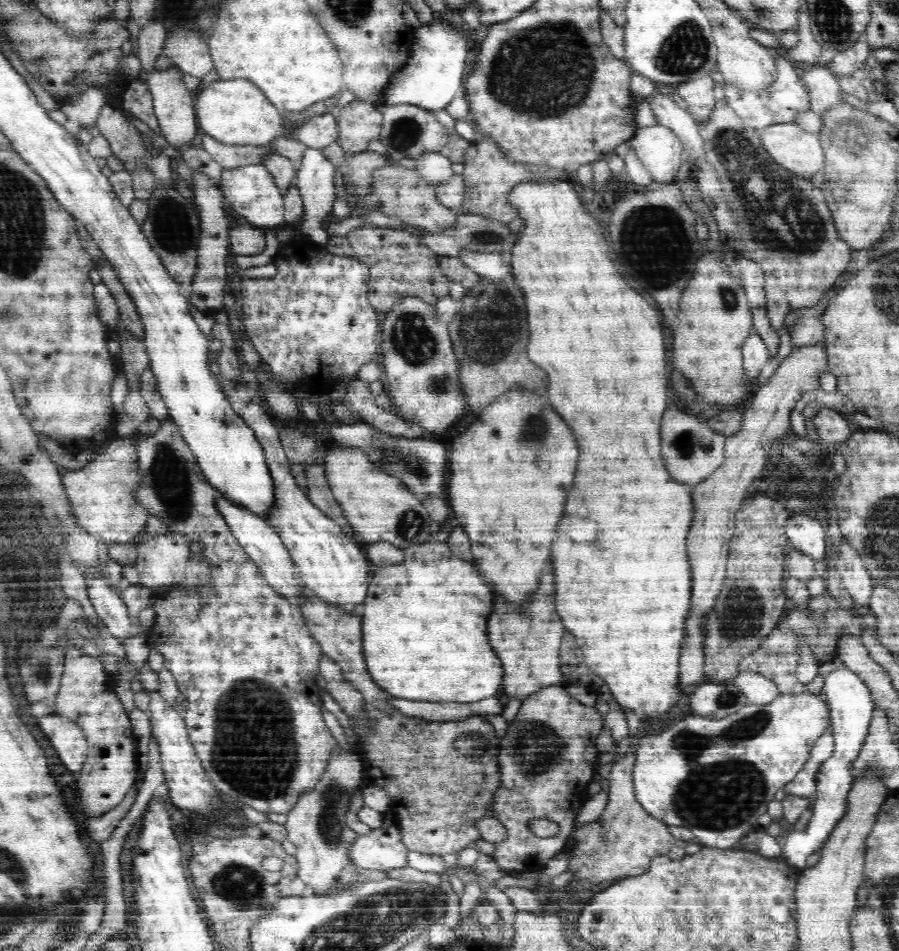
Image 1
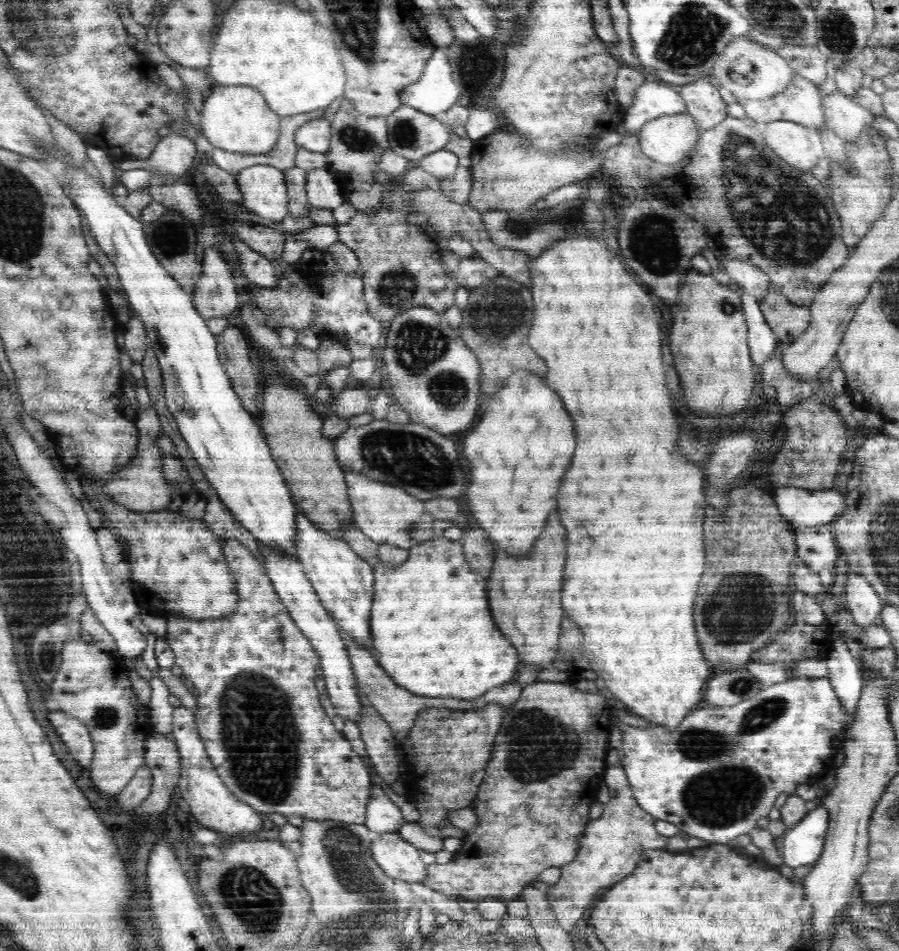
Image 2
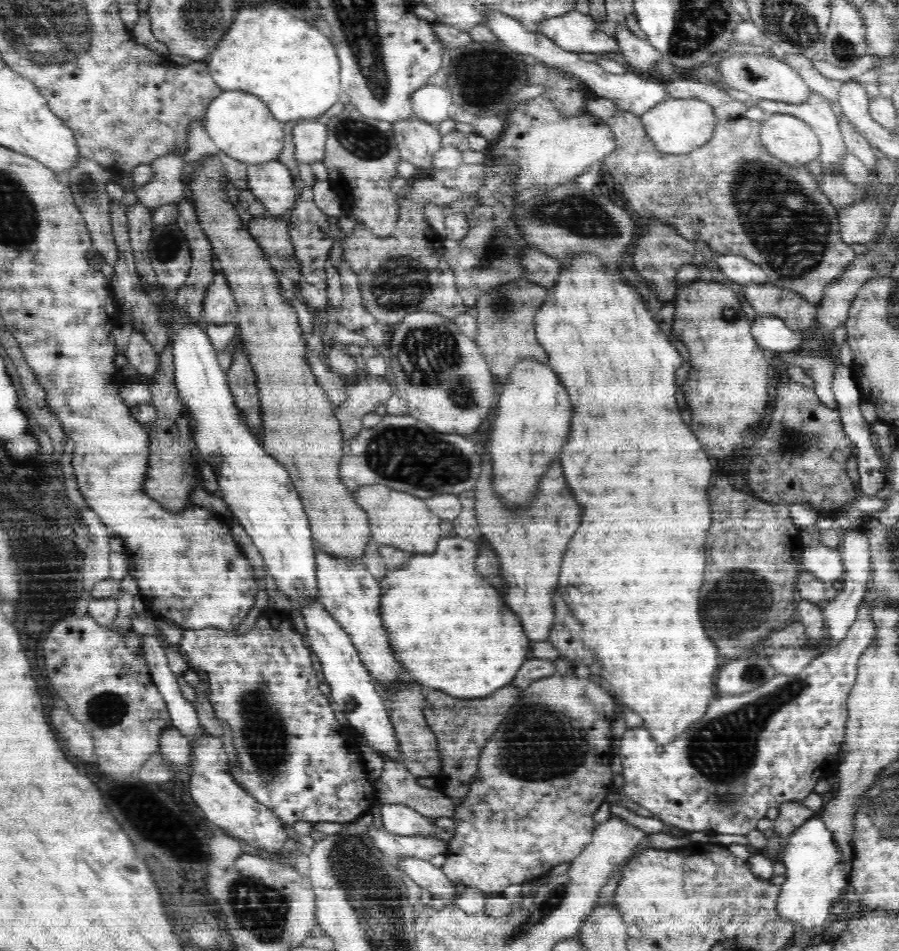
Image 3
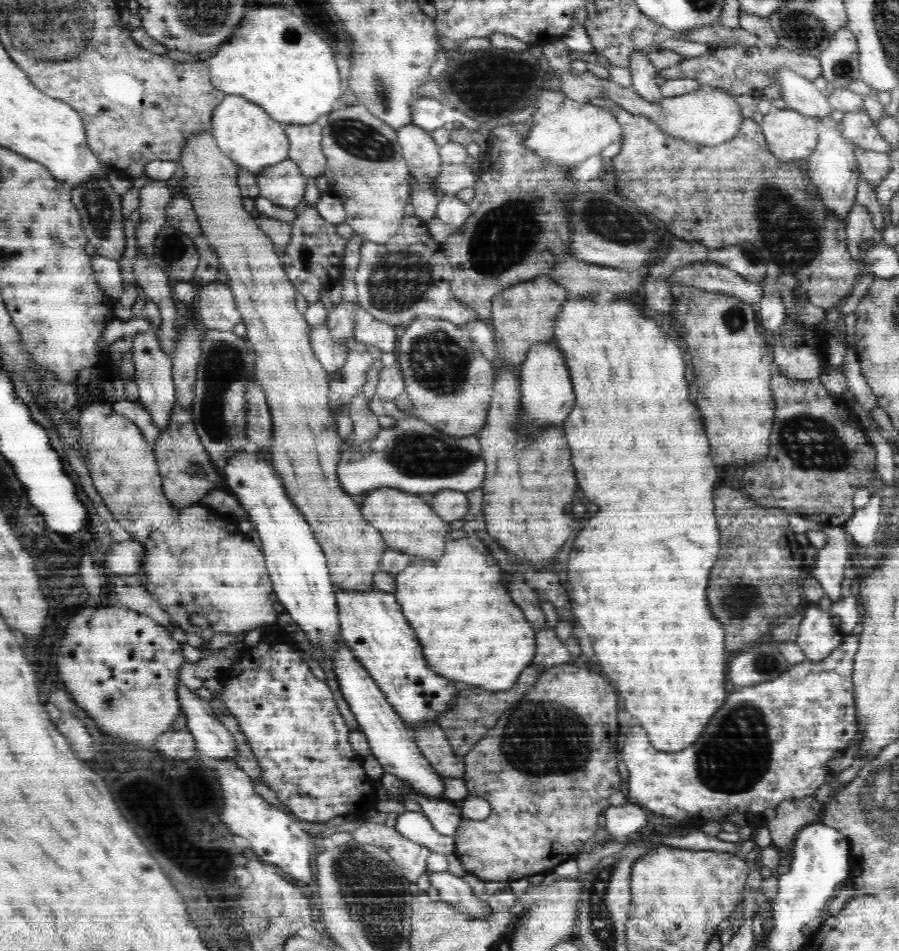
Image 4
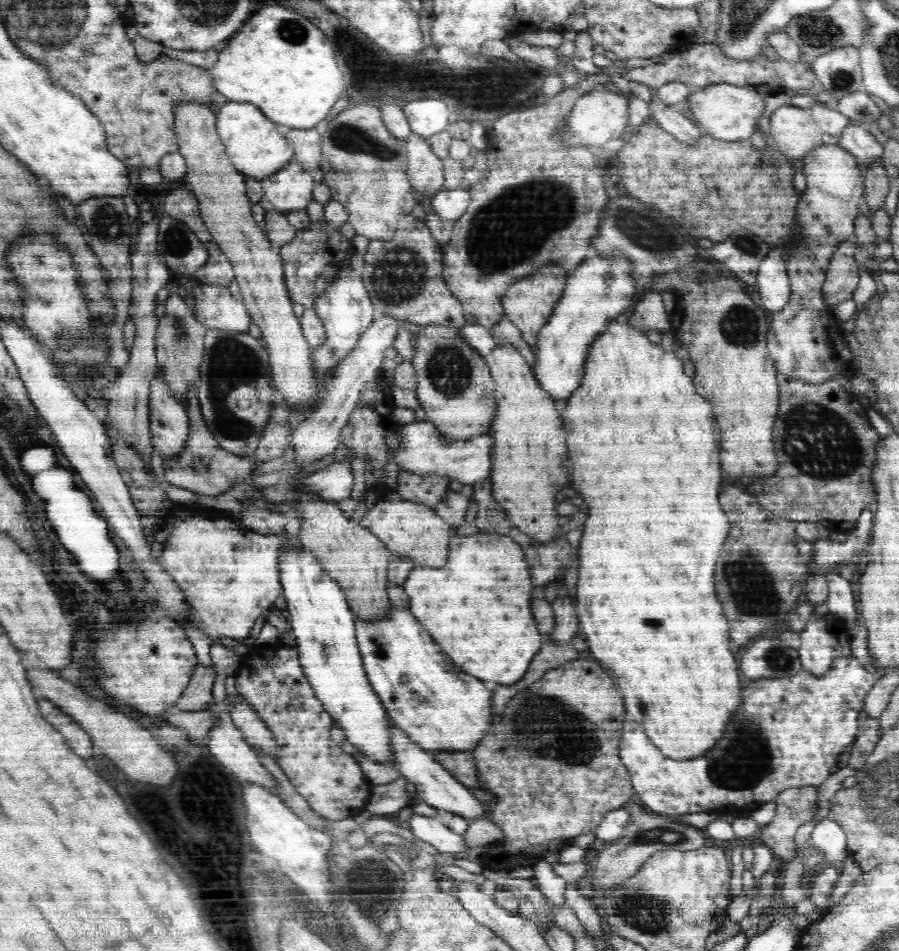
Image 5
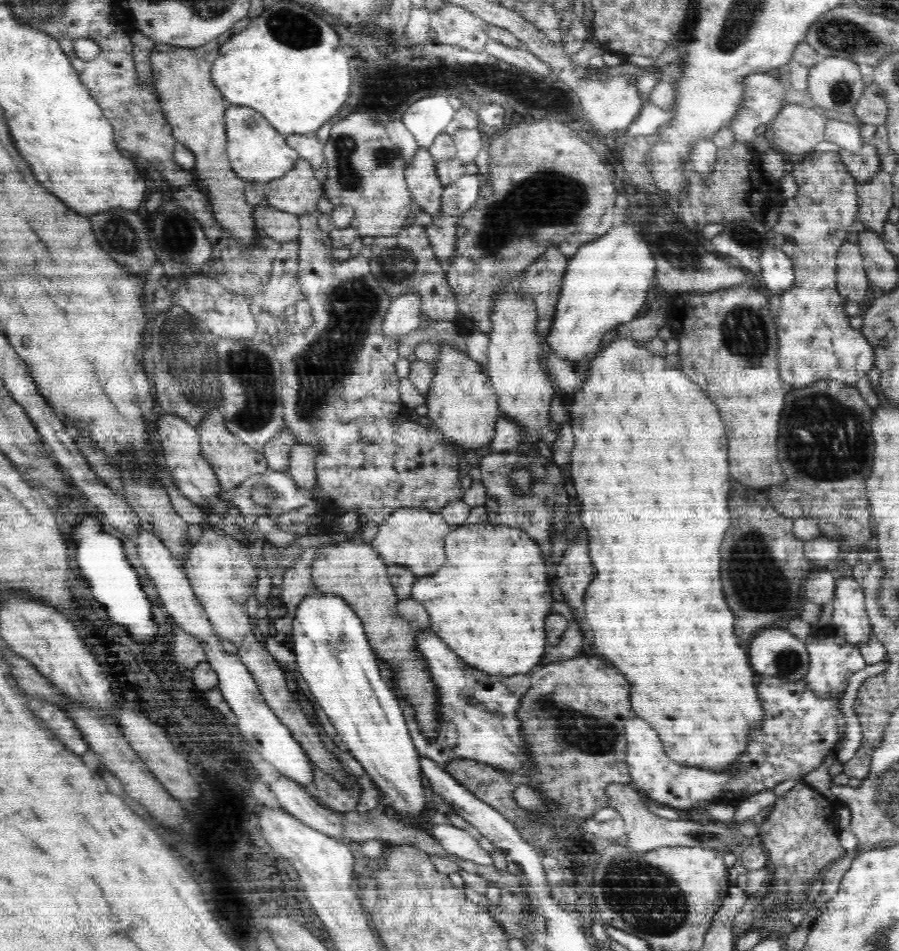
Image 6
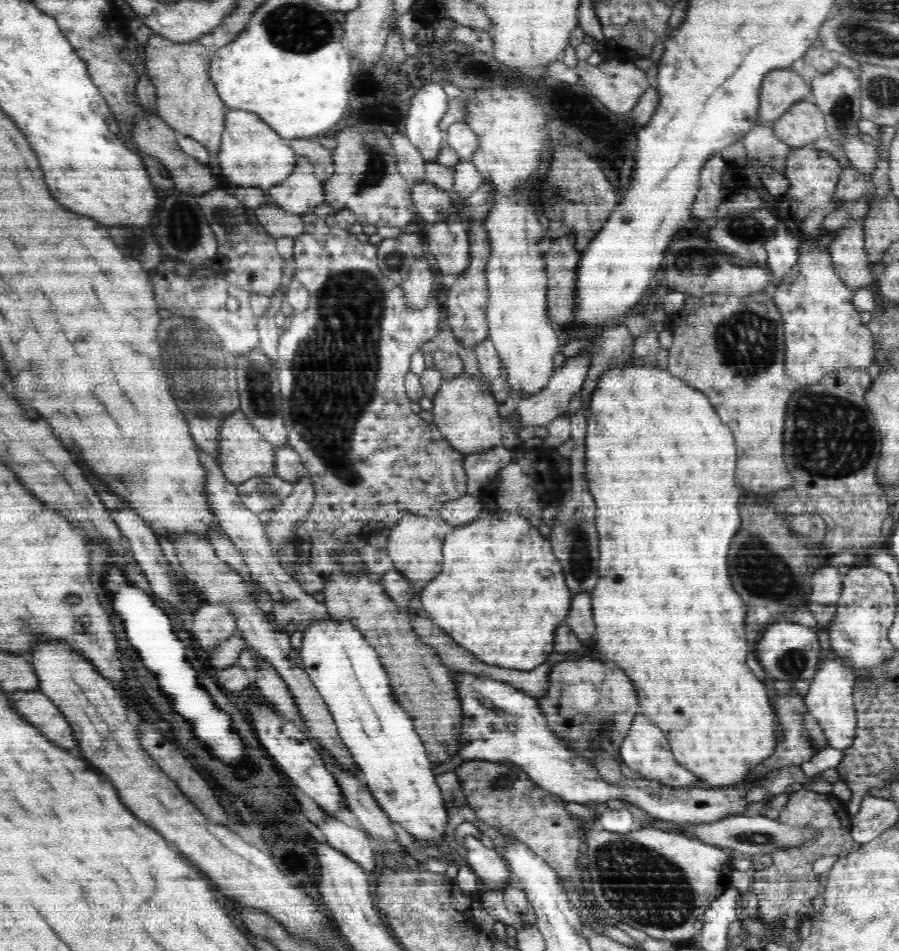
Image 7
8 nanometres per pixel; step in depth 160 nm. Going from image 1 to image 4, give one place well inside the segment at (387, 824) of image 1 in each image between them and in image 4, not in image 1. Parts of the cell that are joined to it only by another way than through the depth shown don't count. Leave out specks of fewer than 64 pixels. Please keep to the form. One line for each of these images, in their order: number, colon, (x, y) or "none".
2: (399, 859)
3: (422, 872)
4: (452, 889)

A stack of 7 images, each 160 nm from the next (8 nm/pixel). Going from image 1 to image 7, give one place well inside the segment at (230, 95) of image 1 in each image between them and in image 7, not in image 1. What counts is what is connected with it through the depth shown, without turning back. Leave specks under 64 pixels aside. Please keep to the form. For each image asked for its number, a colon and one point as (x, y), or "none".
2: (238, 119)
3: (242, 127)
4: (252, 139)
5: (255, 147)
6: (257, 152)
7: (251, 154)

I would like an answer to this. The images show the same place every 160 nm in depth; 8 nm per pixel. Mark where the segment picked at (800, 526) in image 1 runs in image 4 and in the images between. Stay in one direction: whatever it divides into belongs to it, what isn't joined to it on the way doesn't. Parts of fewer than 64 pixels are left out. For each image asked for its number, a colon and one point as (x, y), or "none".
2: (817, 548)
3: (825, 563)
4: (833, 562)

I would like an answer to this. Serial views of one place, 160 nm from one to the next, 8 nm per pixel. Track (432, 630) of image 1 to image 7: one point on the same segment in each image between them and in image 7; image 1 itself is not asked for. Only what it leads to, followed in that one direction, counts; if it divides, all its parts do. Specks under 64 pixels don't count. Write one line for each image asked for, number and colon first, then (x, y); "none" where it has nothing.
2: (432, 631)
3: (482, 652)
4: (472, 632)
5: (476, 606)
6: (490, 569)
7: (501, 593)

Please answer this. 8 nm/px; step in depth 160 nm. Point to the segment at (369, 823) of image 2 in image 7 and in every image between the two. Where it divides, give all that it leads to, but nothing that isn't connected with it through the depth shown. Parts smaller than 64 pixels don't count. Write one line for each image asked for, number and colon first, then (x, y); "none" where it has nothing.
3: (397, 818)
4: (414, 826)
5: (433, 830)
6: (463, 843)
7: (493, 871)

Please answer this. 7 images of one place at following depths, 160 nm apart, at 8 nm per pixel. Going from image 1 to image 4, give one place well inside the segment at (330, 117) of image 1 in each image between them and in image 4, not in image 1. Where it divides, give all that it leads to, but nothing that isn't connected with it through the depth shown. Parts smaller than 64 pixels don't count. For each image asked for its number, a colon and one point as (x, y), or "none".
2: (315, 135)
3: (309, 137)
4: (305, 150)

